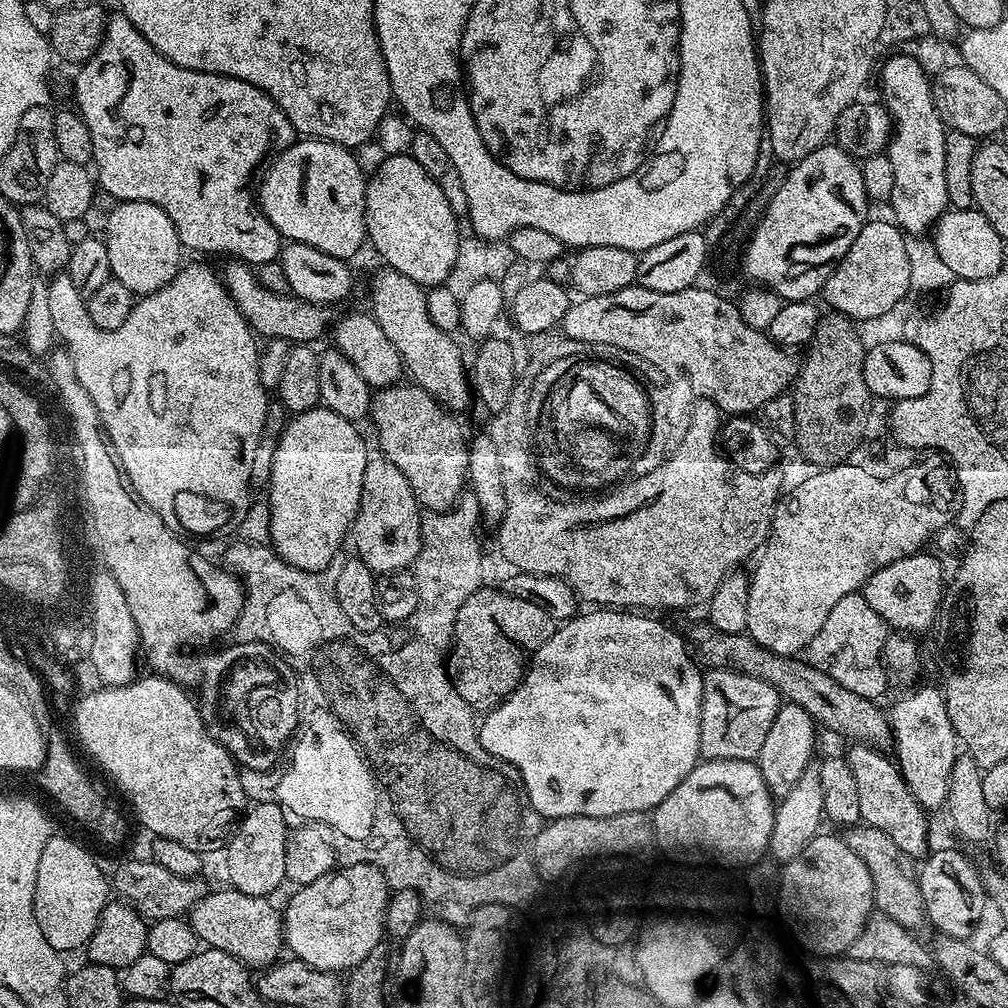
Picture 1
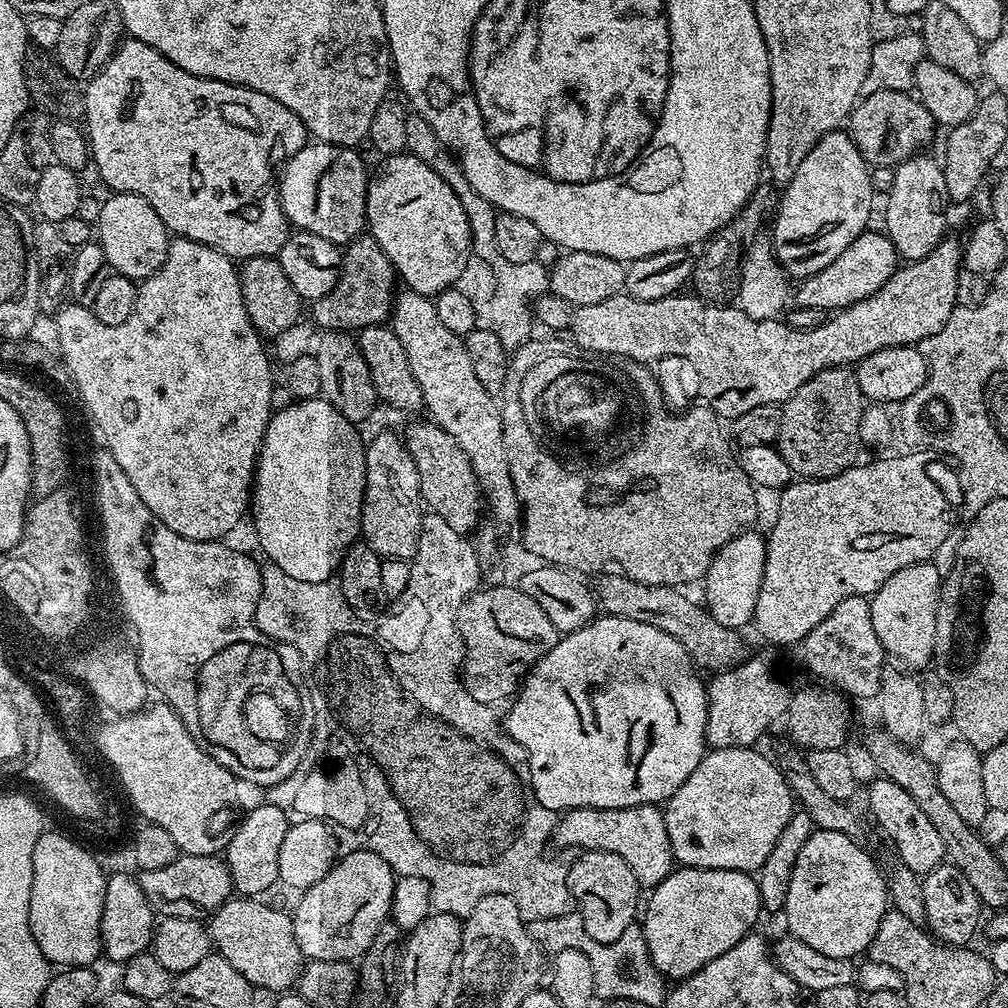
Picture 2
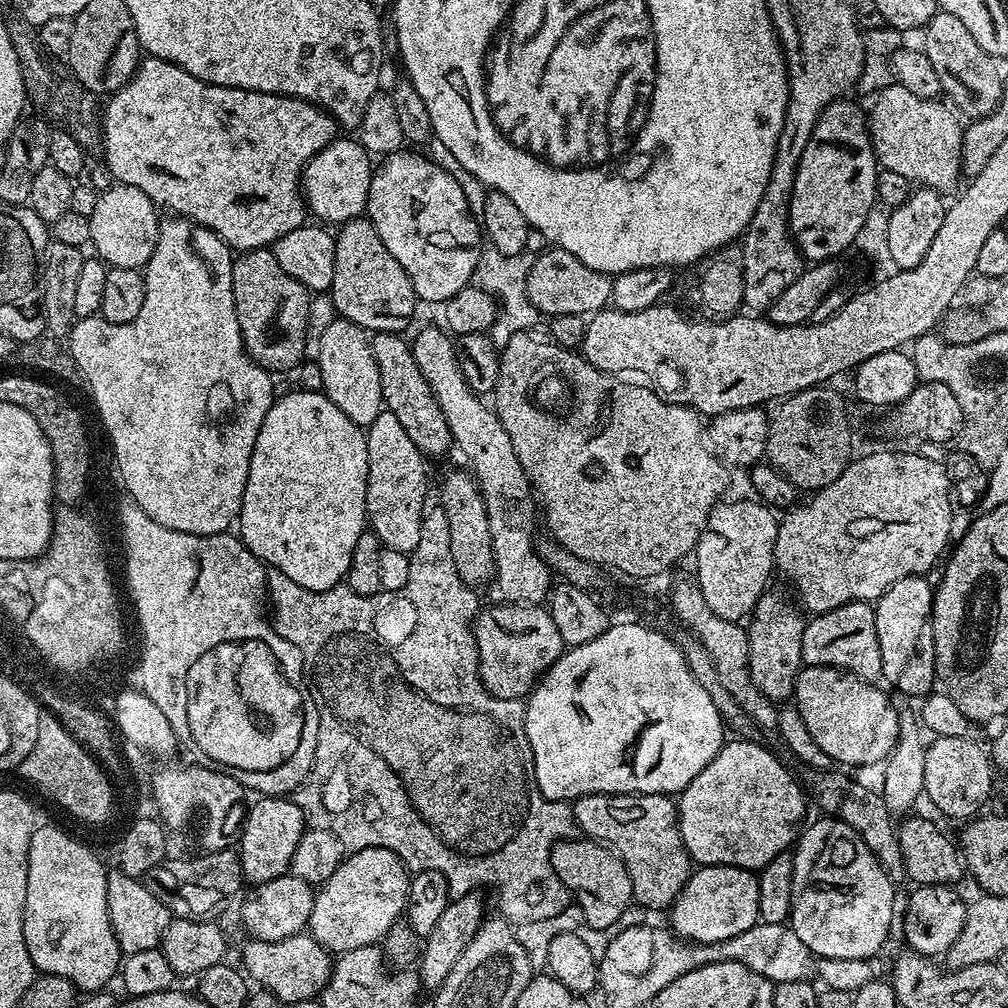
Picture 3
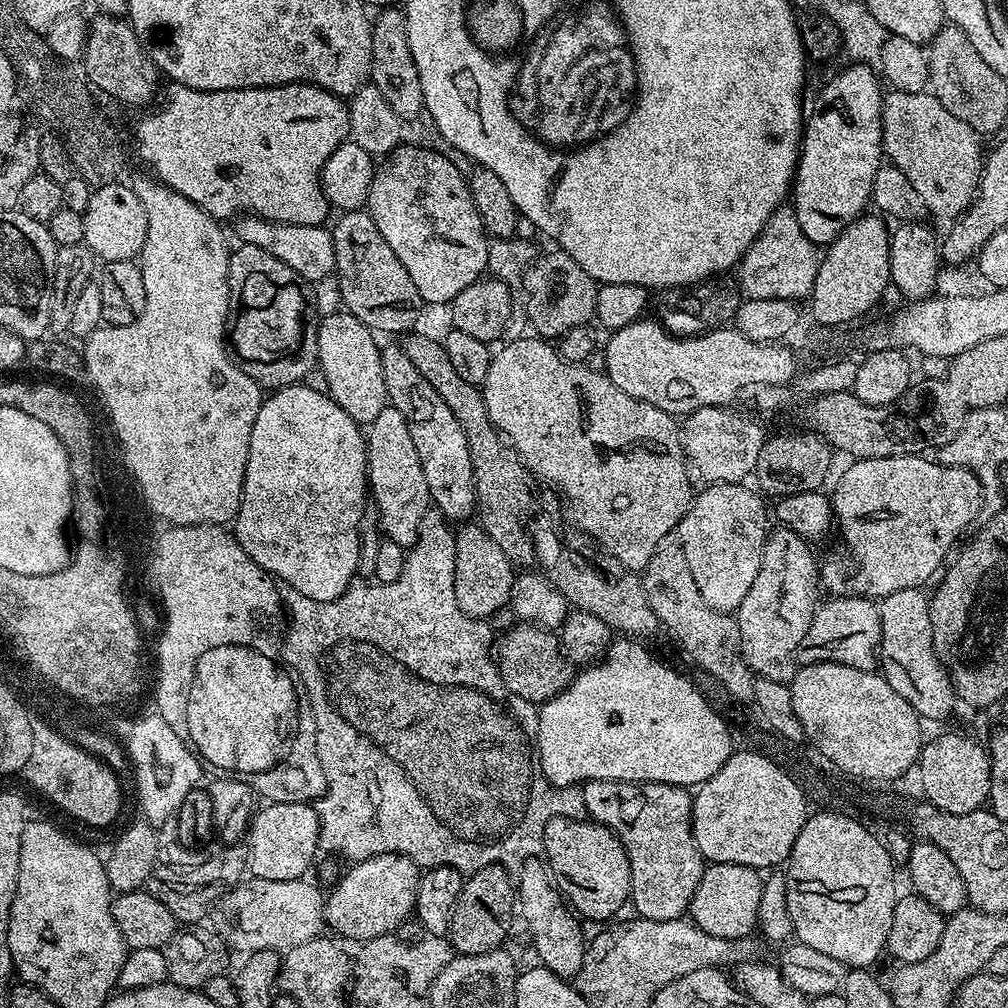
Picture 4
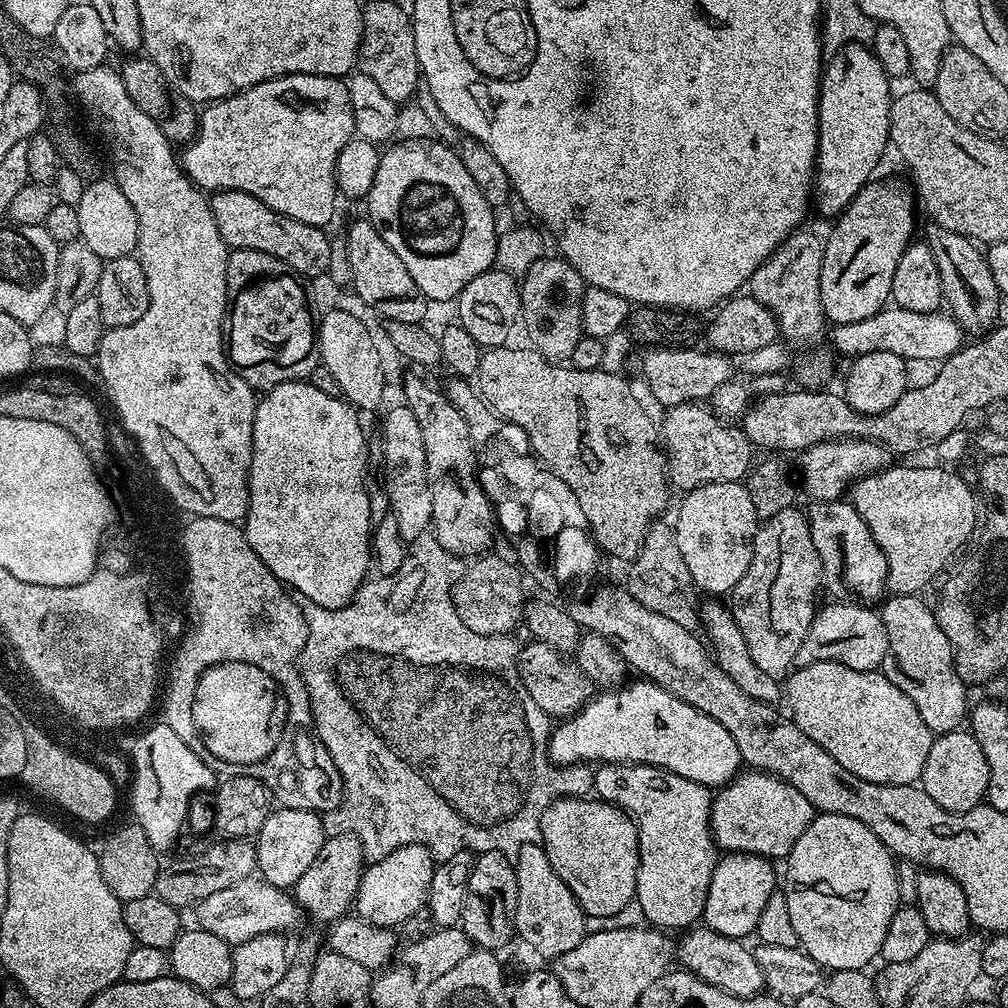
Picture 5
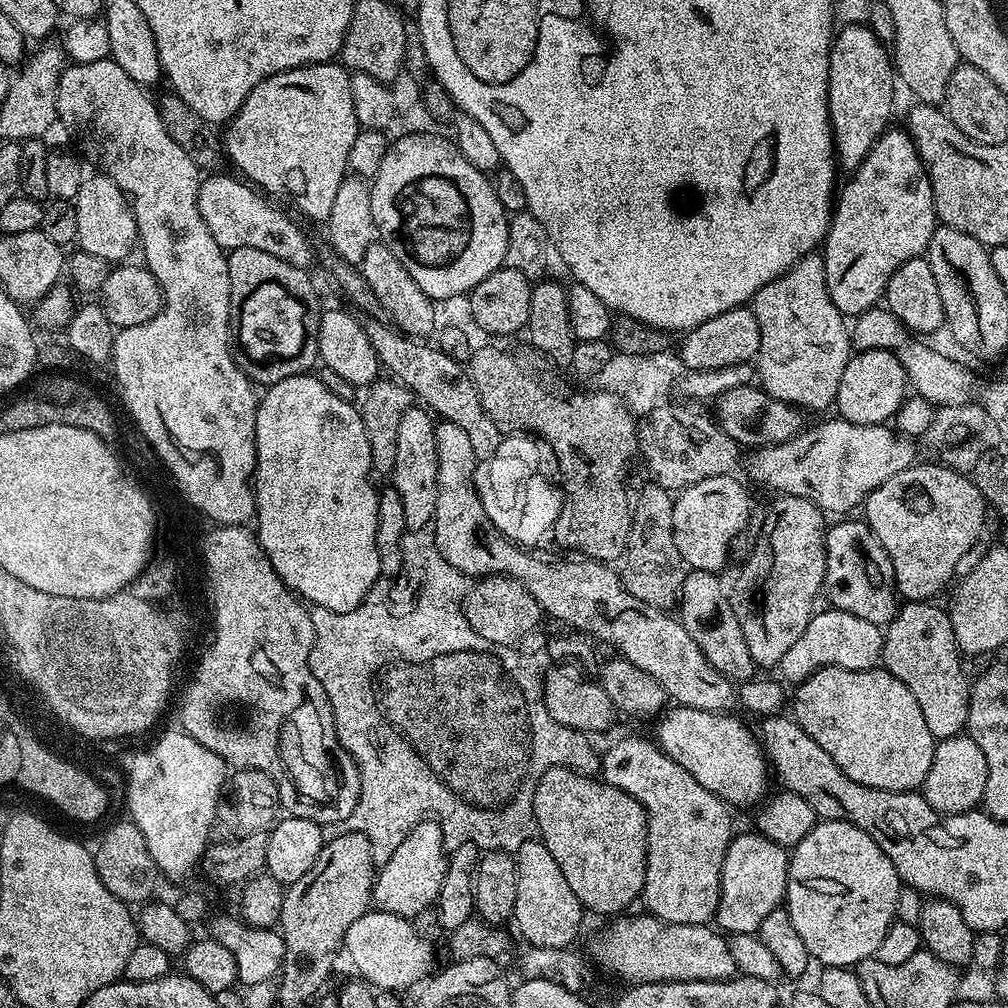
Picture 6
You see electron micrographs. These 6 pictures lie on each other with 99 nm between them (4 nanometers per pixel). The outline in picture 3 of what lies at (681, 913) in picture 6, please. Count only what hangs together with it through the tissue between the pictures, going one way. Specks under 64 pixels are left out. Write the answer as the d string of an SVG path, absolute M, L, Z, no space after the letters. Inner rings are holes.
M586 794L571 801L577 829L619 856L632 883L632 898L644 908L671 909L694 871L694 861L682 842L678 804L668 794Z

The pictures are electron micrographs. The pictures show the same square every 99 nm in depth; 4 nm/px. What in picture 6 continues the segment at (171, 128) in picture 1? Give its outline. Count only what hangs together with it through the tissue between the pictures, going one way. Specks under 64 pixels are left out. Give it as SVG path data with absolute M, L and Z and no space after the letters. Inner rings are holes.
M329 62L327 64L303 64L301 68L291 68L285 72L274 74L262 82L258 82L258 86L254 86L254 90L250 90L246 102L242 102L236 117L233 120L229 120L223 129L222 147L227 159L229 161L232 159L240 167L241 173L239 172L239 175L247 183L259 189L261 193L267 194L272 198L281 196L282 199L289 200L302 215L309 216L312 220L320 220L320 222L327 221L330 210L334 206L334 197L338 194L338 186L342 186L342 182L349 175L348 159L350 158L350 146L354 146L354 138L362 131L358 118L354 114L354 94L350 94L351 81L352 77L343 64Z

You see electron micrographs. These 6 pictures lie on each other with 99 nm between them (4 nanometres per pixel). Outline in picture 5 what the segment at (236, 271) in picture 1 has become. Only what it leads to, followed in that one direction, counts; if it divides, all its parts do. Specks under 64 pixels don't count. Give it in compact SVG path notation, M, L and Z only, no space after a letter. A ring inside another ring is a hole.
M367 218L356 220L348 228L348 233L342 236L346 246L346 258L352 267L351 291L373 307L383 319L394 319L399 322L421 323L430 308L429 301L424 299L422 290L414 286L414 278L410 278L410 270L402 263L402 258L390 250L386 238L378 234L378 230Z

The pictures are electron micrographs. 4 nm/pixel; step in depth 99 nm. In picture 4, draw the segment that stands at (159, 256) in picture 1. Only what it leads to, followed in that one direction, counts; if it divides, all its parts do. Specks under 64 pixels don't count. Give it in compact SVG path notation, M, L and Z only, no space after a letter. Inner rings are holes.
M127 183L92 189L90 206L84 213L84 244L101 261L136 260L146 242L146 210L138 194Z

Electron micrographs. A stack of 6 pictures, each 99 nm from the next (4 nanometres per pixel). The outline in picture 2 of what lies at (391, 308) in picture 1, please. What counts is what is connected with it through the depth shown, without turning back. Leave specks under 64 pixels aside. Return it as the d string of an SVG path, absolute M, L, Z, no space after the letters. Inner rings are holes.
M411 290L401 291L397 295L392 305L390 327L394 334L398 334L398 342L402 342L402 350L406 350L406 362L410 362L410 370L422 390L427 415L438 427L446 430L446 434L450 434L450 438L454 438L454 442L458 442L458 446L462 446L462 450L470 458L470 466L474 466L474 474L480 484L481 493L486 497L487 505L489 502L492 506L493 514L496 515L495 523L504 530L514 527L515 524L517 527L522 520L522 509L514 482L510 478L510 466L504 445L504 427L500 417L501 405L497 397L488 392L486 386L482 386L482 382L478 382L478 377L470 366L470 358L466 354L463 339L450 334L450 329L438 318L435 299Z

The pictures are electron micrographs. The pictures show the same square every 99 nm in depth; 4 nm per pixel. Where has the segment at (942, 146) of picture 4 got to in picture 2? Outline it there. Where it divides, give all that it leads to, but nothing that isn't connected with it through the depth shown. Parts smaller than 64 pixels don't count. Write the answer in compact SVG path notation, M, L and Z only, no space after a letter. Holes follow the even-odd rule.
M878 90L863 97L848 117L846 128L869 165L893 169L904 160L923 153L938 131L936 119L924 103L915 95L898 90Z

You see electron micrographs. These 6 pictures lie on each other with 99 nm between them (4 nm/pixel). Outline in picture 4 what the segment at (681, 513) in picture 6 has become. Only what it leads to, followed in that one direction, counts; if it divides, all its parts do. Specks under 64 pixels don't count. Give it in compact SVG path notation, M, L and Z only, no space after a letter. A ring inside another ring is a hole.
M709 483L701 492L699 489L678 529L678 547L686 554L690 574L694 574L706 606L729 614L740 607L746 590L758 578L770 531L770 508L764 505L765 497L744 487L743 483Z

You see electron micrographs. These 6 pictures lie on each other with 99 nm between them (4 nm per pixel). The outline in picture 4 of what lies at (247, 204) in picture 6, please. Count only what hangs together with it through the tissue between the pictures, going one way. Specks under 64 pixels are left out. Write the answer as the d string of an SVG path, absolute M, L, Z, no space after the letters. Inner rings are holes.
M251 214L241 215L235 224L237 241L240 244L258 246L258 250L266 250L266 254L274 254L278 262L286 262L290 270L297 272L306 281L315 282L335 273L334 242L332 233L327 227L318 224L314 226L283 224Z

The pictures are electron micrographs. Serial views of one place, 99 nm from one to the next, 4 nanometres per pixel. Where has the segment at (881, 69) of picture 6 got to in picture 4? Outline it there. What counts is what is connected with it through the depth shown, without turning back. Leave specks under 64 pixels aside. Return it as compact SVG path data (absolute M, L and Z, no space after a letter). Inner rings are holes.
M855 62L847 65L820 93L816 96L816 105L813 106L812 112L807 117L804 126L804 135L800 142L800 161L796 164L796 178L790 189L790 203L796 209L796 217L798 218L798 226L802 226L802 234L806 234L806 238L810 238L810 242L817 246L827 246L832 244L840 237L849 226L865 215L866 209L869 207L872 199L871 188L874 186L875 172L882 165L882 157L884 156L884 143L882 142L882 106L884 105L885 93L880 92L882 89L882 80L879 75L869 65L857 64Z

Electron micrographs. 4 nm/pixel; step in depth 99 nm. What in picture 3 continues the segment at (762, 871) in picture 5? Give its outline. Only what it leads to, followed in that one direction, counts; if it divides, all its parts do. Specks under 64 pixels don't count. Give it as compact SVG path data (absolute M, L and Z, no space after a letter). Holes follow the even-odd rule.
M725 864L697 867L672 903L671 931L682 940L690 940L694 944L709 944L734 938L734 934L742 934L742 930L750 930L760 920L759 885L757 873L746 868Z

